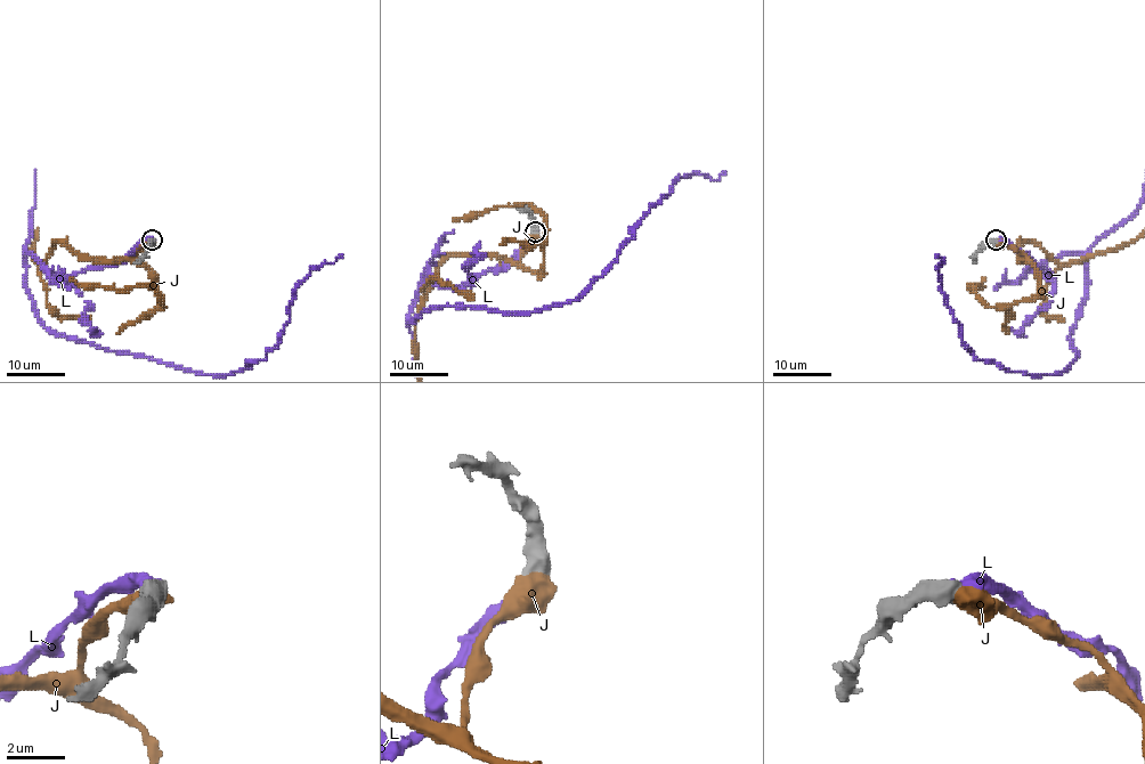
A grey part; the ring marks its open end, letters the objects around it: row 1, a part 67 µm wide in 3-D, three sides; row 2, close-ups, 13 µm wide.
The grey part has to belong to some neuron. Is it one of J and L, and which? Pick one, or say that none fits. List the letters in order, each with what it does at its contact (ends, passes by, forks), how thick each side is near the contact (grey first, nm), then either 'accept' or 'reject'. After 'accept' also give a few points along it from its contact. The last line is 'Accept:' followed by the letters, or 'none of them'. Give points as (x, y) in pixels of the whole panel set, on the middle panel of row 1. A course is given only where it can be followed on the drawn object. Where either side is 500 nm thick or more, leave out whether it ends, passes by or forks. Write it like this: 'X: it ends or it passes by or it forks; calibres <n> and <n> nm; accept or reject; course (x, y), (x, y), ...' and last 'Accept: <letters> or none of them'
J: calibres 650 and 750 nm; reject
L: calibres 650 and 400 nm; accept
Accept: L

